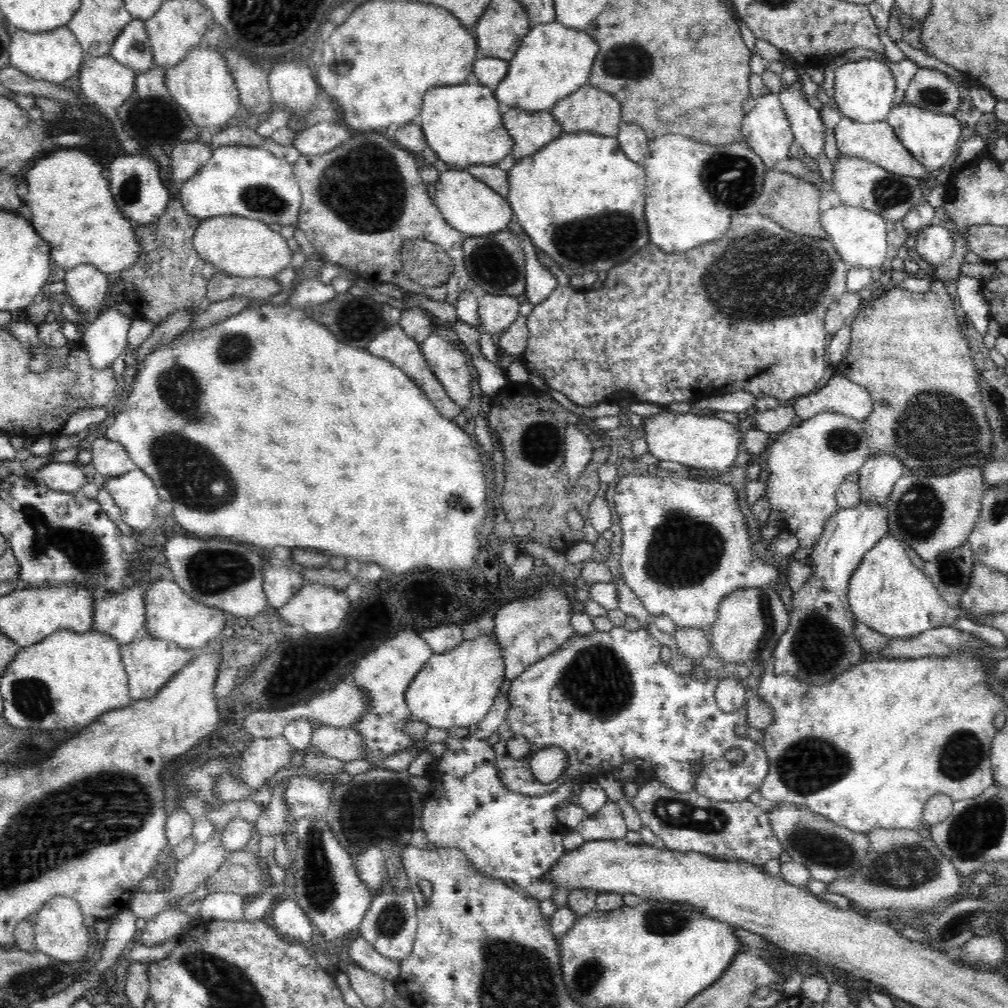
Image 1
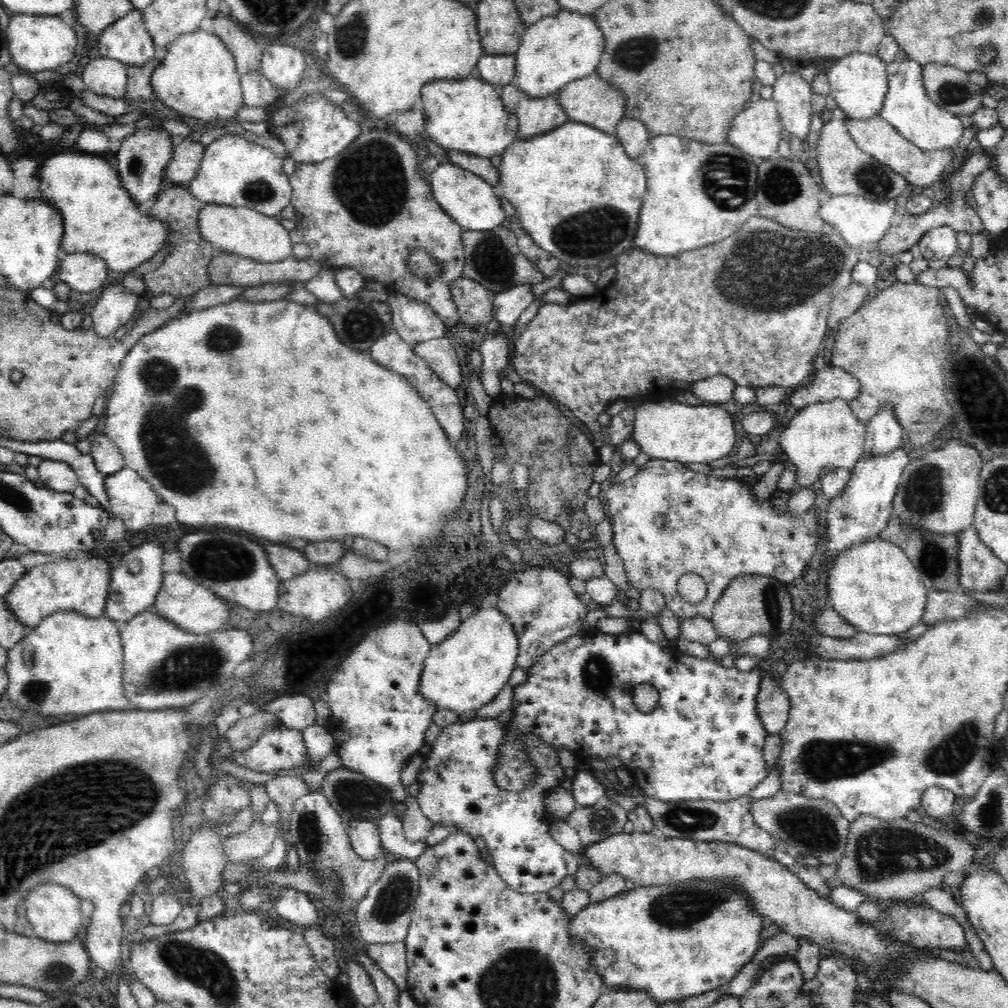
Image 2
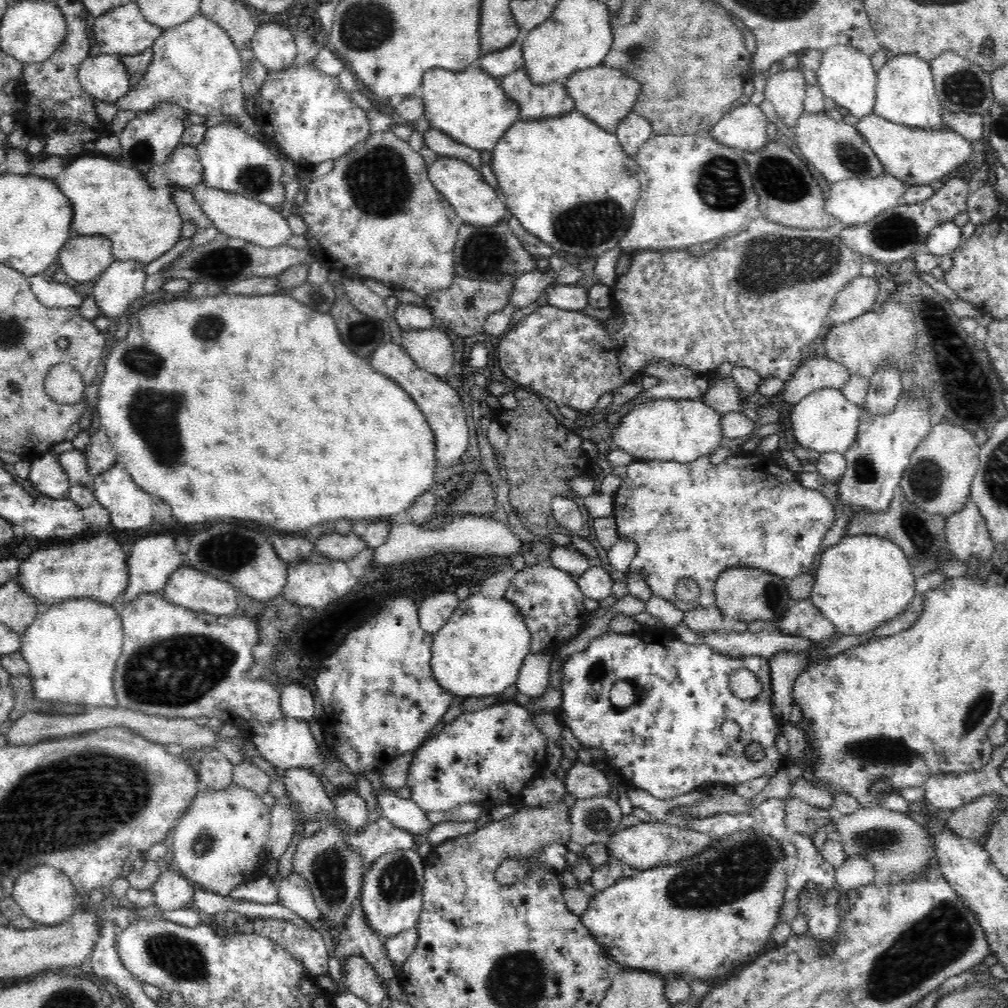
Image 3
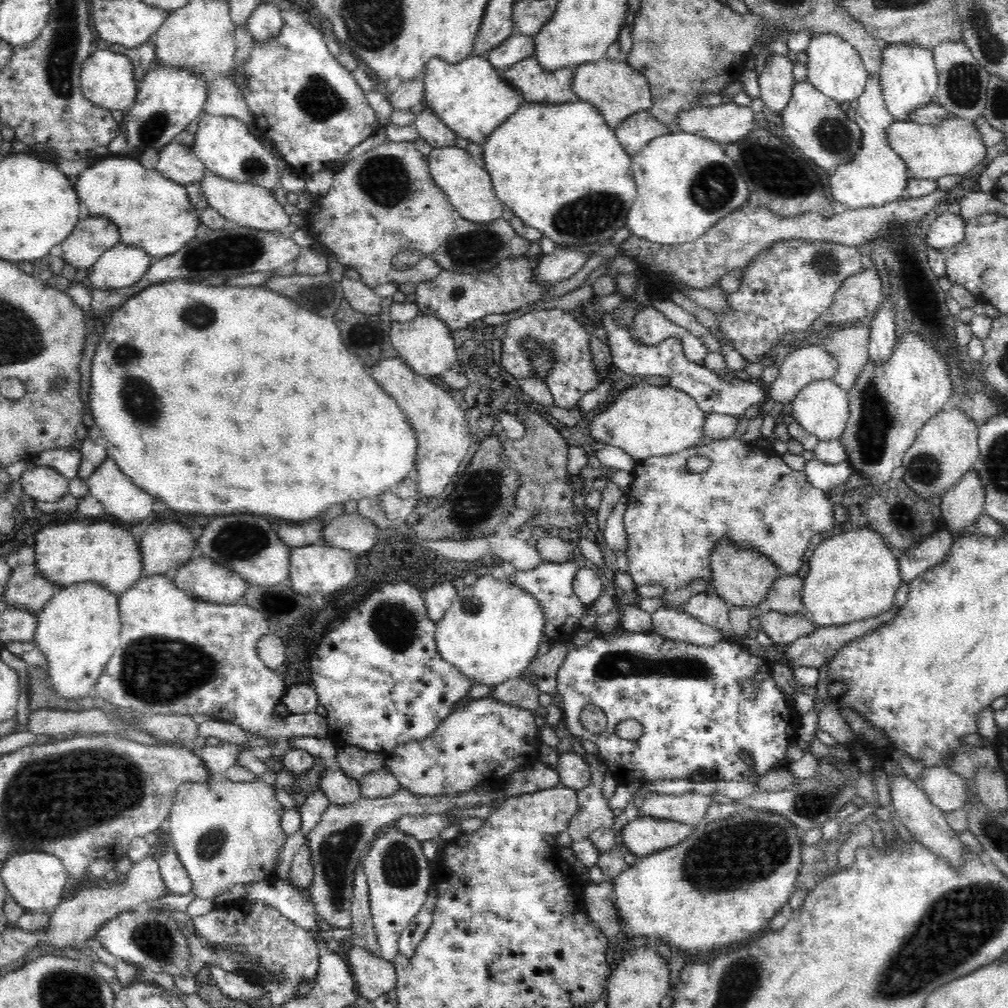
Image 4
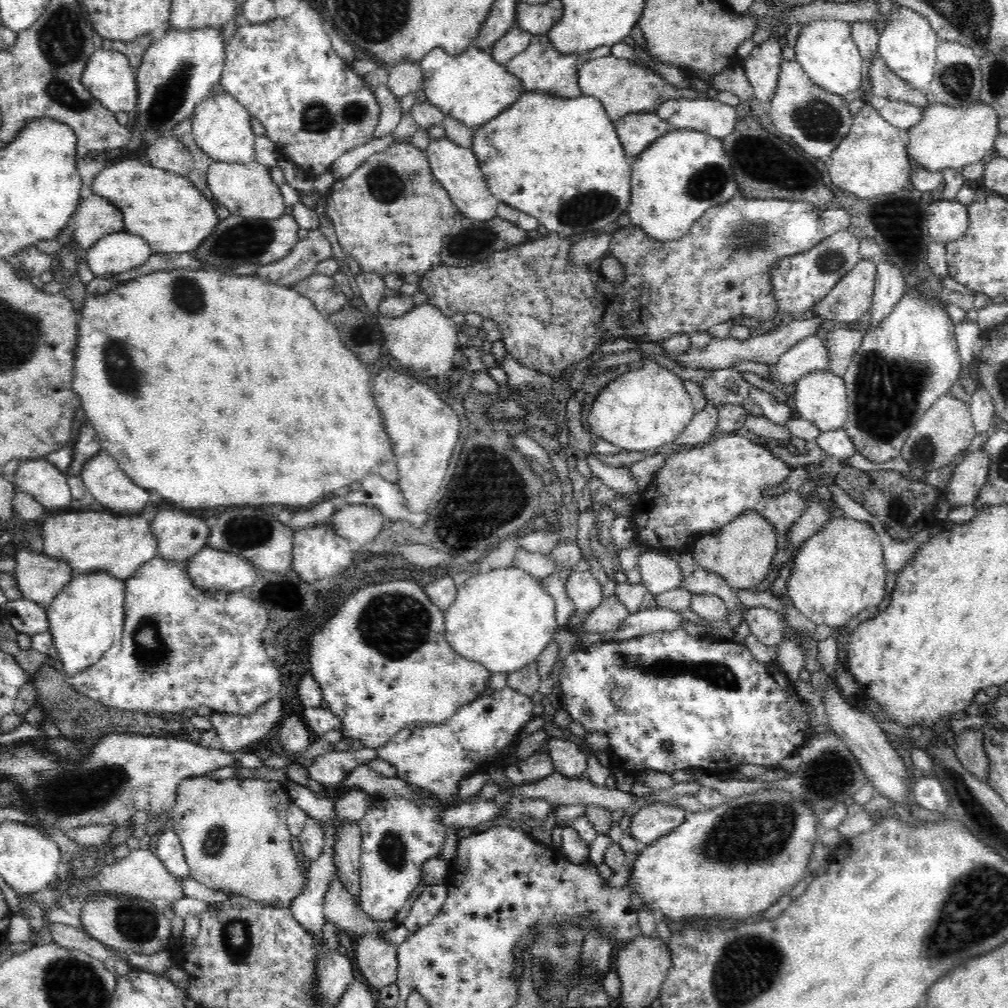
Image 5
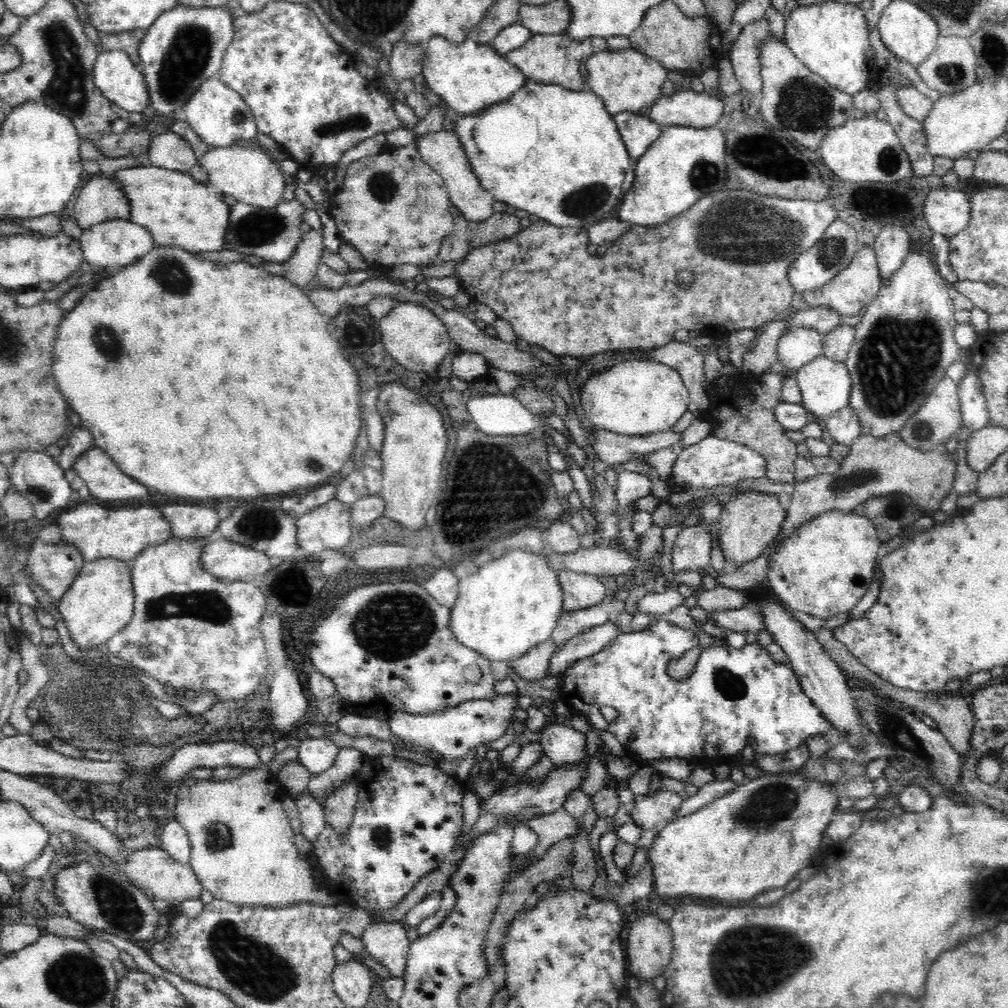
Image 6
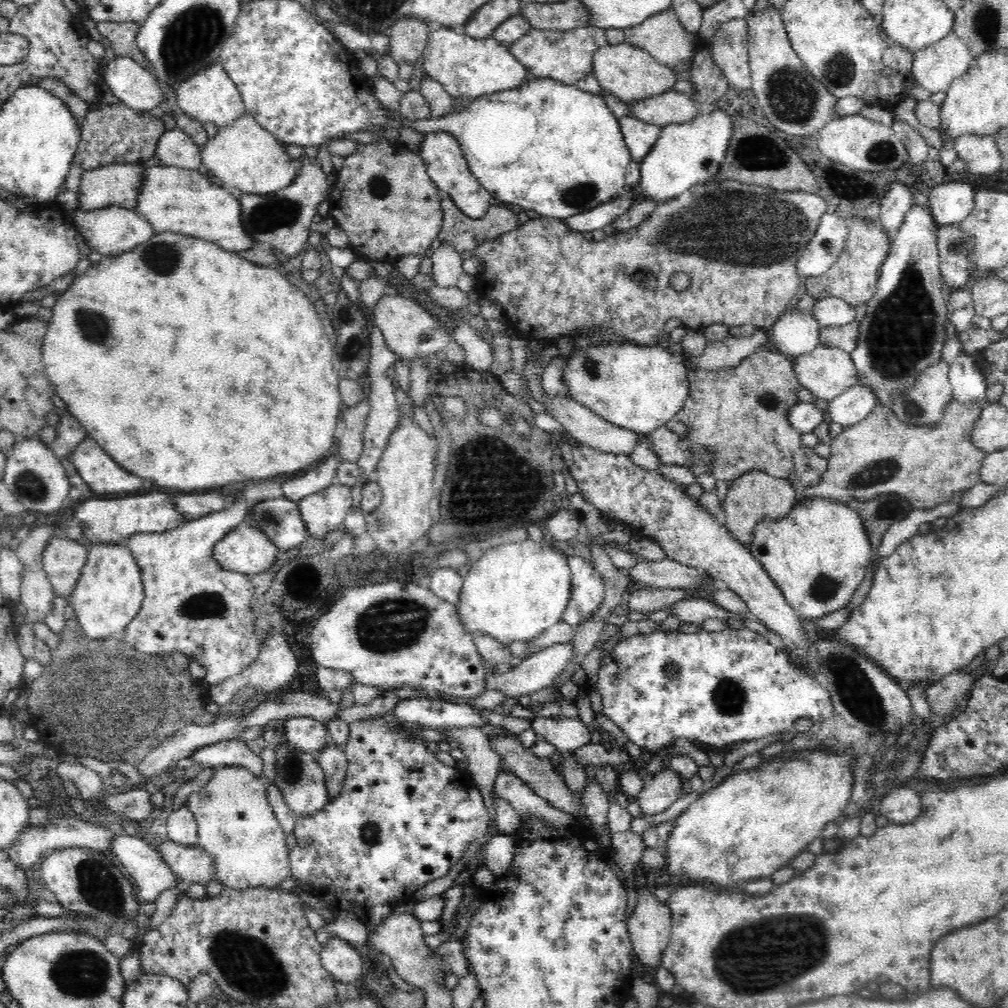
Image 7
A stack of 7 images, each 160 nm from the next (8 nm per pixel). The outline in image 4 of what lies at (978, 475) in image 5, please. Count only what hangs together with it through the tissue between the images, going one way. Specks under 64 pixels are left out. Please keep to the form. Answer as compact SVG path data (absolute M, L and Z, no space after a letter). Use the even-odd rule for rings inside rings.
M973 468L940 497L942 518L955 536L973 530L978 516L984 513L985 486Z

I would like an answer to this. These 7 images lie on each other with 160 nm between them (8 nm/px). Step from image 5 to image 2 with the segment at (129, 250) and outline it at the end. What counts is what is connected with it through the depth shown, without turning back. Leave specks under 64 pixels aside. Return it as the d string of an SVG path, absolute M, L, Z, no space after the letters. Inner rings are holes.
M122 282L112 284L104 290L89 310L96 336L108 338L118 332L132 318L132 314L137 312L139 298L140 295L124 291Z

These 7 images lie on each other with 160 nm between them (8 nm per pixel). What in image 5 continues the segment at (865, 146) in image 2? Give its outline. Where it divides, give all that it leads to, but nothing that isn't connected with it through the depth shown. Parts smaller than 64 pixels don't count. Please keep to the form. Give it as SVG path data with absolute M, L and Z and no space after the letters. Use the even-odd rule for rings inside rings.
M980 100L968 109L932 102L926 108L922 121L908 130L903 130L903 136L909 157L921 167L932 172L941 172L946 168L961 172L964 166L989 158L995 149L999 122L1000 117L996 115L996 111Z

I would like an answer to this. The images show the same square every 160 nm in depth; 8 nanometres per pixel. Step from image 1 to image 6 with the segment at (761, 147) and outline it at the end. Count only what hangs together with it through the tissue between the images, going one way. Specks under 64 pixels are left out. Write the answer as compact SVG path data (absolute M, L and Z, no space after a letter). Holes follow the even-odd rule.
M681 87L673 90L672 95L661 96L651 107L649 118L661 128L668 127L693 127L711 128L716 126L722 113L724 112L724 102L722 99L714 98L709 94L698 93L693 89L683 89Z

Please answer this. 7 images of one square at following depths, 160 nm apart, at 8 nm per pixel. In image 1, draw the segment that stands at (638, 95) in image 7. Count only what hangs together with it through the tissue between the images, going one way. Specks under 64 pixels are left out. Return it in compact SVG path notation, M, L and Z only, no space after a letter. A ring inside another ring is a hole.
M587 83L580 90L576 90L570 96L559 100L552 110L552 117L562 127L562 132L565 134L592 132L592 134L600 136L617 137L621 124L621 112L622 105L618 100L607 92Z

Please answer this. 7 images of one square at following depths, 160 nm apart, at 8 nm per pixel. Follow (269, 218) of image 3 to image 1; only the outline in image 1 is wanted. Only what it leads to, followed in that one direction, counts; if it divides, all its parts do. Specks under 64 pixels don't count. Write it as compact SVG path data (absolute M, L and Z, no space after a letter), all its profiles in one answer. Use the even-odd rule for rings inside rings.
M218 215L202 220L193 244L204 263L212 263L217 271L225 271L240 278L274 278L290 265L293 255L278 228L236 215Z

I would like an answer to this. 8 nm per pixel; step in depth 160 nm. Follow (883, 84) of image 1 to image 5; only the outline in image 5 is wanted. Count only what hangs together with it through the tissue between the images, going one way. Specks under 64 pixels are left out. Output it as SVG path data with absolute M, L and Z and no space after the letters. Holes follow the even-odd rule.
M816 20L802 26L795 44L795 60L808 78L830 94L838 96L858 90L862 83L862 55L845 20Z

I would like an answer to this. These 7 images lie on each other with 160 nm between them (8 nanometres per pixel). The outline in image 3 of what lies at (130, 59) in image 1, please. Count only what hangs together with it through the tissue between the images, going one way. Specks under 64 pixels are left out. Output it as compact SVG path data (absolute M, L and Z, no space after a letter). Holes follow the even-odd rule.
M128 2L124 6L116 6L106 14L98 16L93 22L94 36L102 54L112 56L136 56L148 48L153 48L154 40L163 30L155 24L150 24L142 14L137 2Z

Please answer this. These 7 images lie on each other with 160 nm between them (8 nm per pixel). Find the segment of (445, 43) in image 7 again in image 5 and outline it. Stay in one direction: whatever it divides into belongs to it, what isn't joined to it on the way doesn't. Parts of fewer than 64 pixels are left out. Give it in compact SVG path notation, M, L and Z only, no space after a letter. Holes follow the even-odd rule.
M515 26L489 50L471 46L462 54L450 56L442 47L434 48L420 62L427 100L446 117L456 119L474 131L484 127L511 108L525 92L521 80L510 74L505 64L530 46L532 36L531 32Z

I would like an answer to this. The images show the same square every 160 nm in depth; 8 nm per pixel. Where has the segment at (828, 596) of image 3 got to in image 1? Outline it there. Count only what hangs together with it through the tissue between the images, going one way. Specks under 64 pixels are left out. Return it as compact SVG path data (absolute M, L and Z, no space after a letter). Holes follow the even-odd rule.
M895 536L882 537L864 556L860 566L850 578L849 604L858 623L866 624L871 630L888 639L912 639L928 630L950 626L959 620L959 607L950 607L938 593L936 585L916 566L907 555L904 544Z

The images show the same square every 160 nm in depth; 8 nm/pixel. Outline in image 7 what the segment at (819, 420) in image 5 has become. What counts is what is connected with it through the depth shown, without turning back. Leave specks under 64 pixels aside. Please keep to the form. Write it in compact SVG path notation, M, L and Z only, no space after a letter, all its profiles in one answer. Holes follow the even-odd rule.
M818 344L812 352L796 356L796 358L792 358L792 361L801 387L810 391L816 398L828 403L836 397L844 395L859 380L851 353L844 352L841 348Z

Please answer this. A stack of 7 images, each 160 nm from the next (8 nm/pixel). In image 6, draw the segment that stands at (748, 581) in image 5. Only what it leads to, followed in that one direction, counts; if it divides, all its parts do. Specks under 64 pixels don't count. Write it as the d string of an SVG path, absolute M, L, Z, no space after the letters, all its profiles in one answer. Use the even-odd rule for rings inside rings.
M742 492L726 501L718 522L720 528L717 540L729 569L758 559L758 556L776 540L786 515L787 510L782 507L775 493Z

